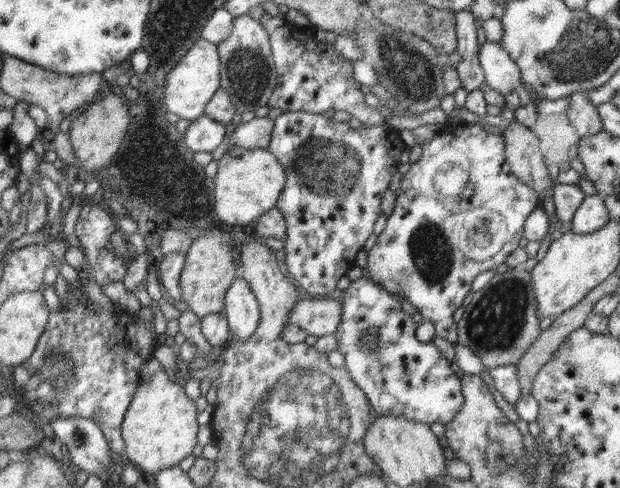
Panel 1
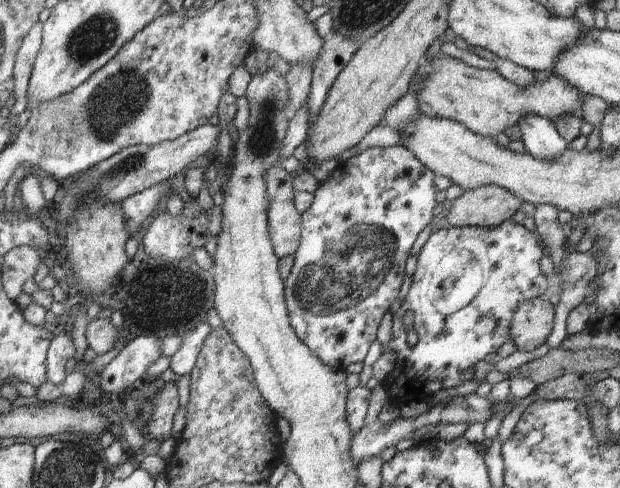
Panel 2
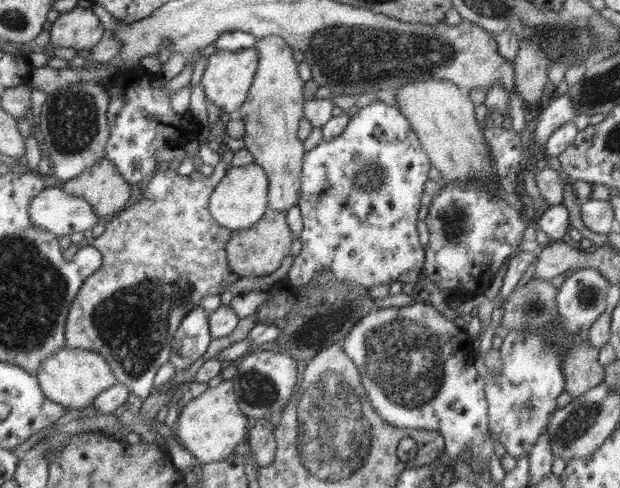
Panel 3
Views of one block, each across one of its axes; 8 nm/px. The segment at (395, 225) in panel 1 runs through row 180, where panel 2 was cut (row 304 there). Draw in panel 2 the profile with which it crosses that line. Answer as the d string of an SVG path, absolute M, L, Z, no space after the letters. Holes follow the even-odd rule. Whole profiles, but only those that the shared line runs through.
M512 220L506 221L499 226L488 228L488 227L478 227L478 226L466 226L464 228L448 228L447 226L442 226L437 231L432 234L427 242L424 244L417 256L416 271L412 275L412 284L408 294L406 294L405 299L401 302L400 308L393 314L393 327L392 327L392 339L384 344L382 347L383 352L394 352L396 354L397 360L394 360L394 369L389 373L389 375L382 381L385 386L388 401L394 402L399 408L412 400L422 400L426 401L429 397L440 390L448 390L448 388L456 388L460 386L462 381L462 372L468 370L468 368L475 367L480 361L484 361L485 356L488 354L498 352L498 349L510 340L510 324L512 321L512 314L516 311L516 306L524 300L531 300L532 298L544 297L549 288L550 279L546 278L540 270L540 260L544 256L542 252L543 247L540 244L539 238L535 233L530 232L523 225L515 224ZM406 312L412 312L414 314L413 327L418 334L418 341L414 346L408 346L406 341L406 329L403 325L403 318Z

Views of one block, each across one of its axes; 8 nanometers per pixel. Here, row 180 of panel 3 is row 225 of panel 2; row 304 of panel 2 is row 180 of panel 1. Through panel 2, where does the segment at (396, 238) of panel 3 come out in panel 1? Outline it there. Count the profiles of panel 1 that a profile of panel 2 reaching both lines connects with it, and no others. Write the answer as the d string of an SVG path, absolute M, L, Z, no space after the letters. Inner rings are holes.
M297 111L282 113L281 116L278 116L274 120L274 132L272 132L272 138L270 139L267 149L274 154L280 161L280 164L284 166L286 173L284 189L276 204L278 210L283 214L287 226L284 252L280 255L283 267L290 278L296 280L296 282L300 284L300 288L304 288L304 290L309 292L313 297L323 298L330 296L332 292L336 290L338 280L340 280L342 276L346 276L348 269L352 270L352 268L354 268L354 259L358 251L363 247L367 247L373 240L374 223L378 220L378 216L381 213L380 206L382 199L384 198L385 192L389 189L392 176L396 174L398 166L401 164L400 156L402 156L402 151L409 148L402 142L400 130L388 124L384 124L384 127L380 125L378 127L366 127L361 130L353 130L347 122L333 122L330 118L324 118L322 114Z

